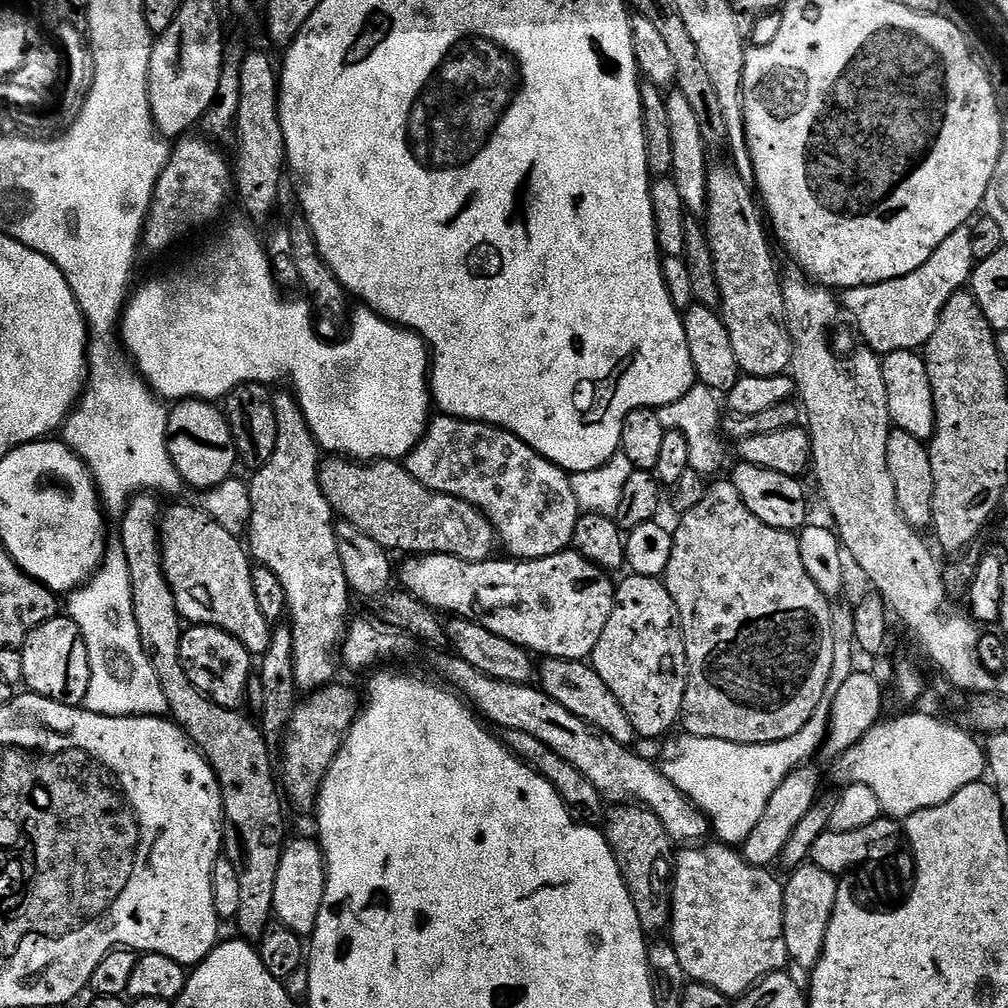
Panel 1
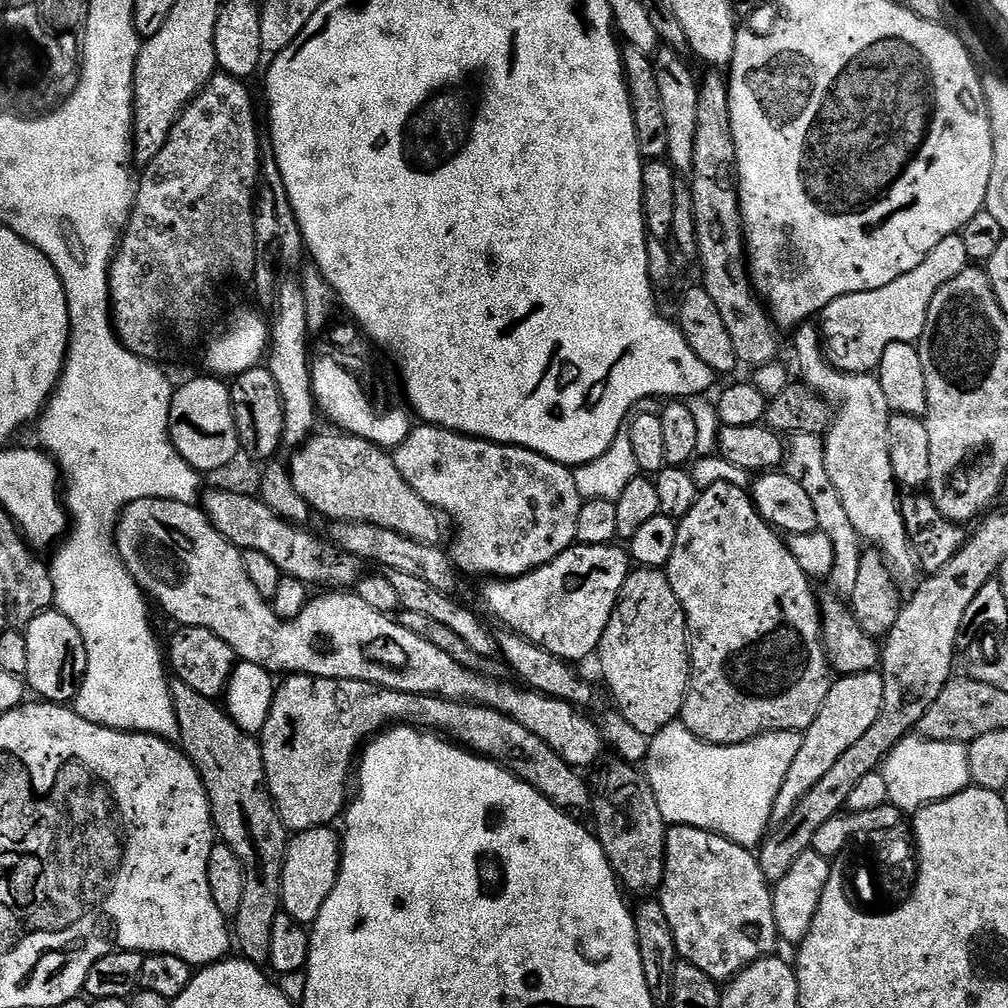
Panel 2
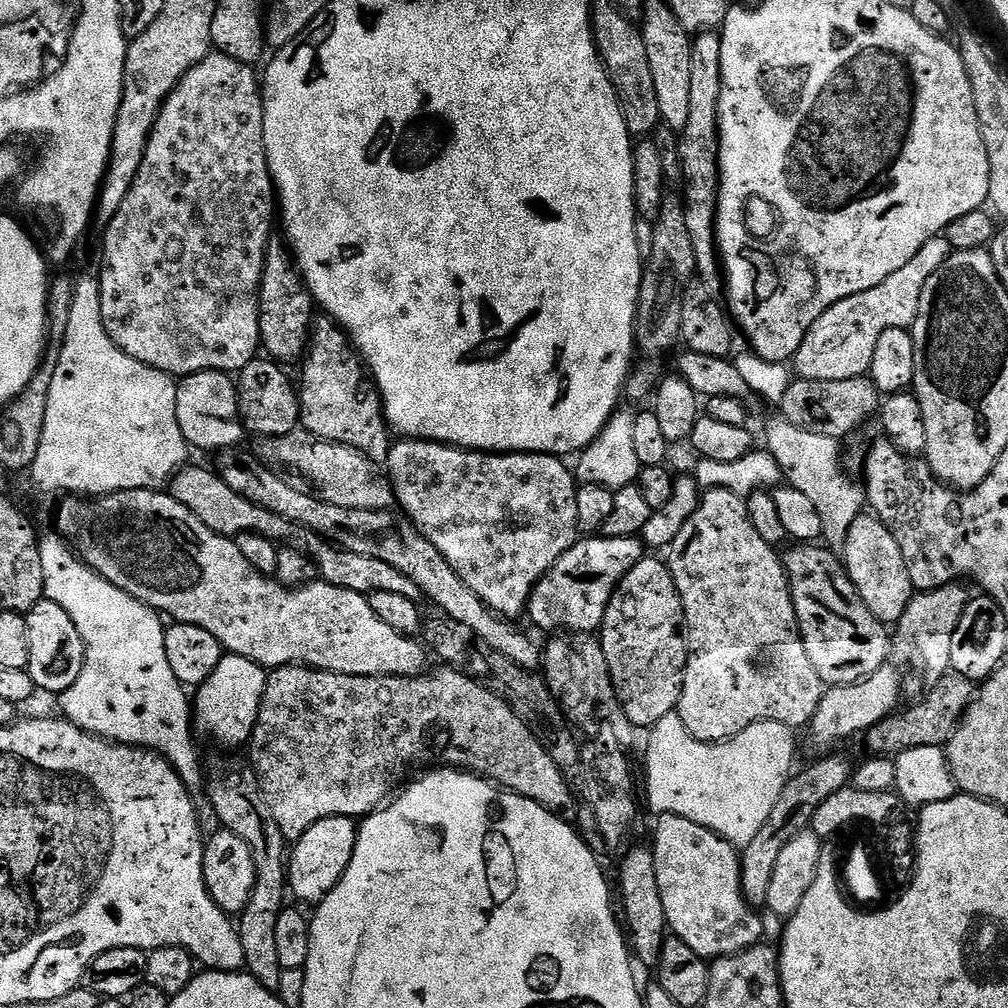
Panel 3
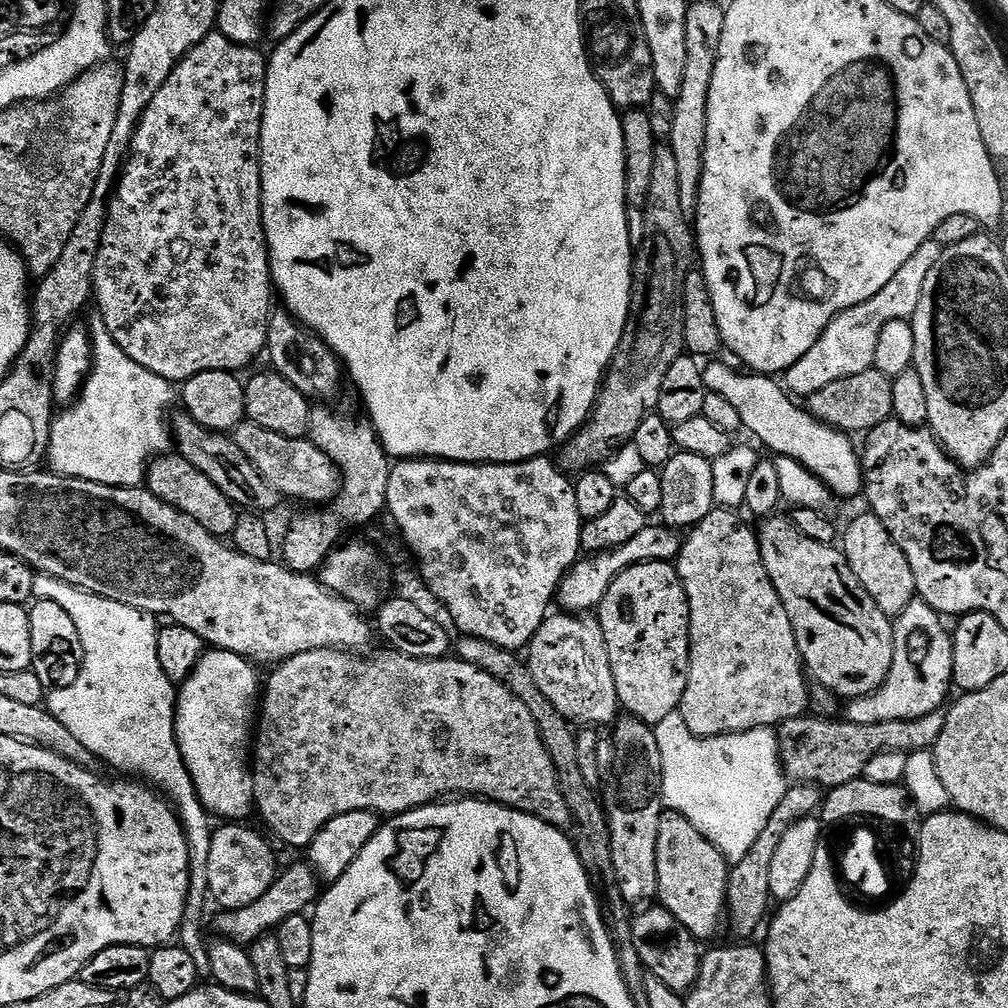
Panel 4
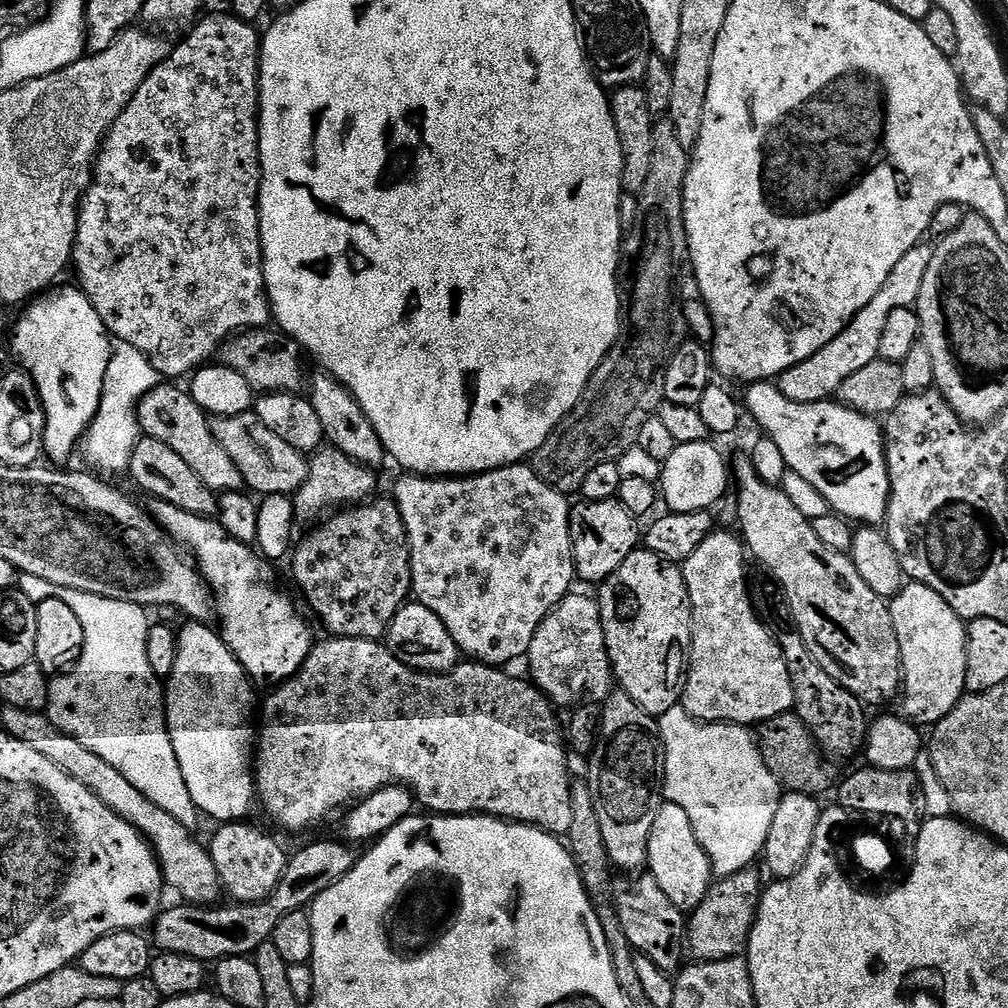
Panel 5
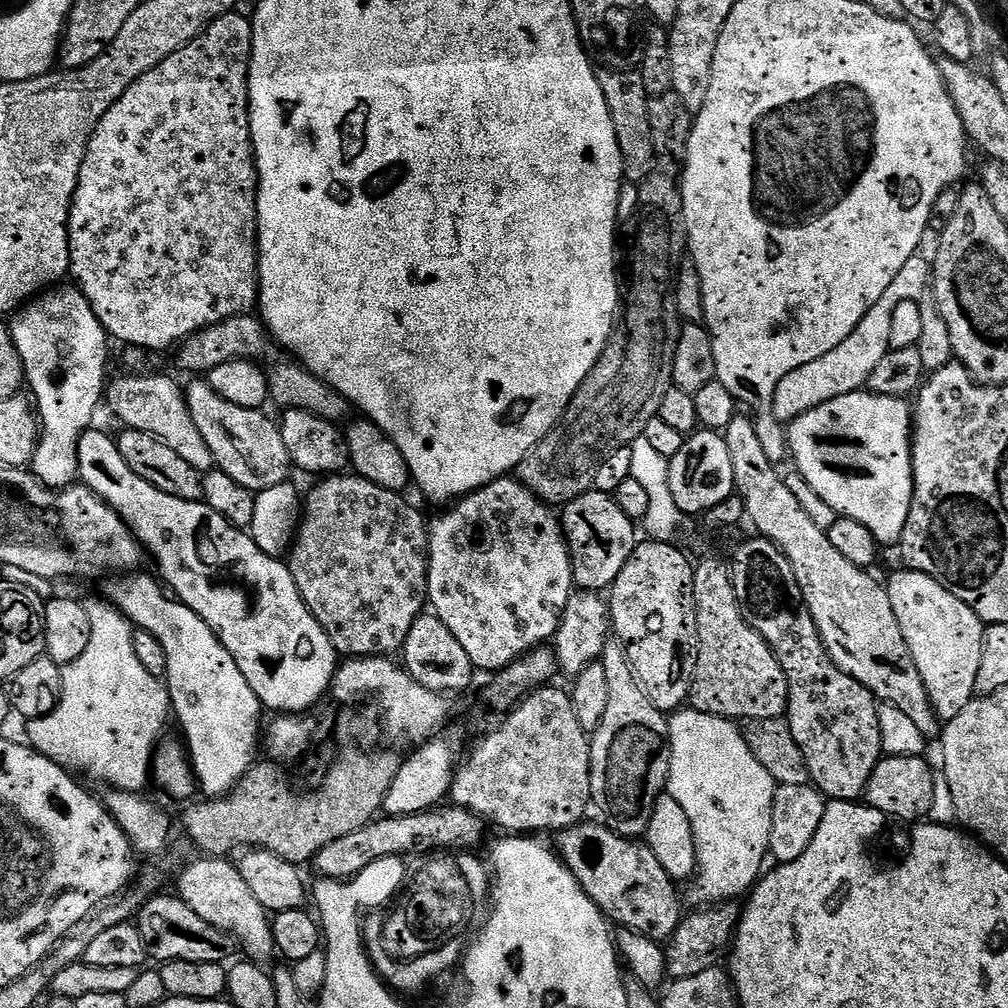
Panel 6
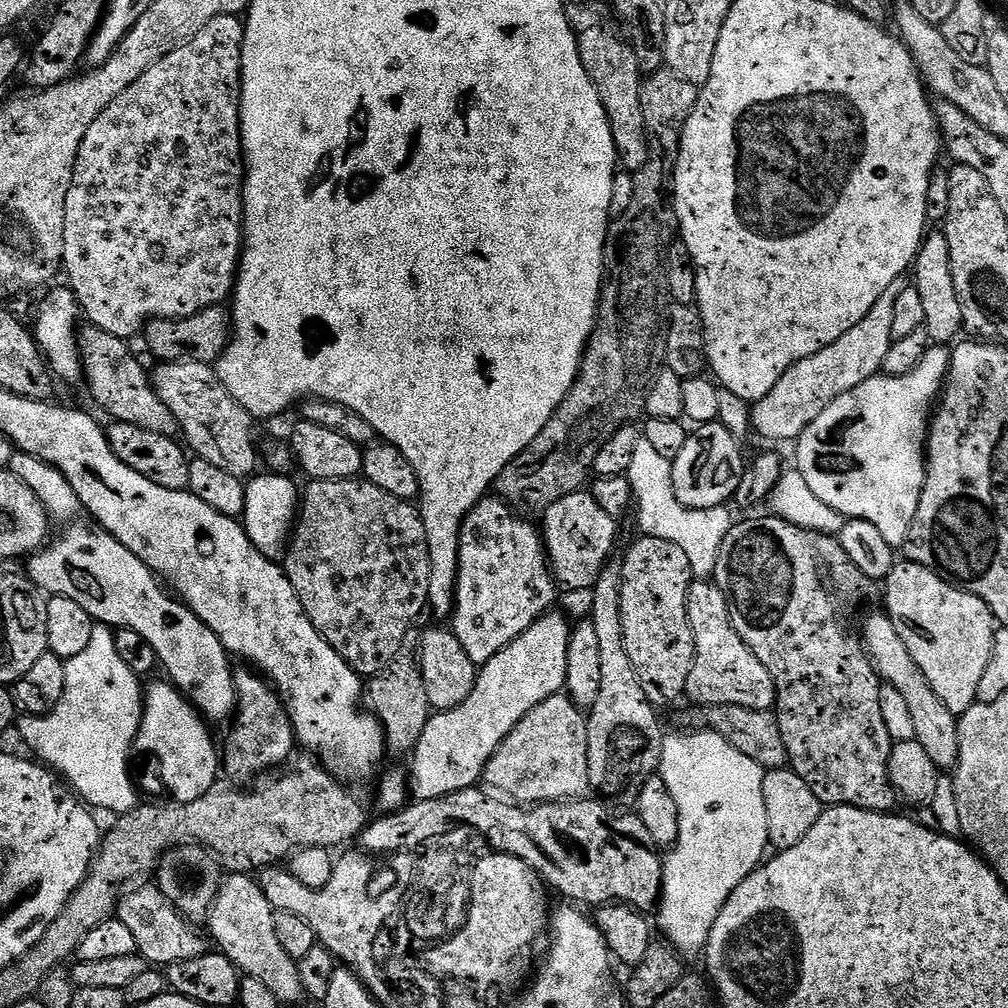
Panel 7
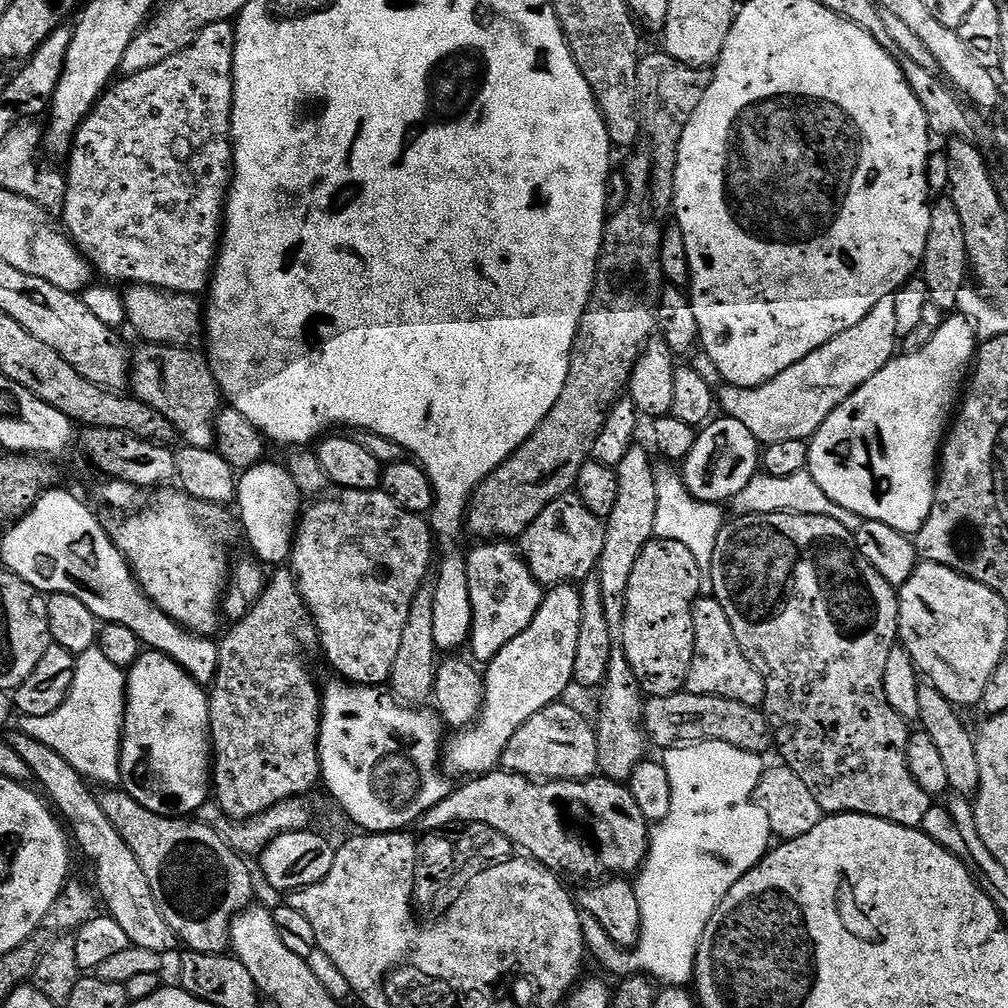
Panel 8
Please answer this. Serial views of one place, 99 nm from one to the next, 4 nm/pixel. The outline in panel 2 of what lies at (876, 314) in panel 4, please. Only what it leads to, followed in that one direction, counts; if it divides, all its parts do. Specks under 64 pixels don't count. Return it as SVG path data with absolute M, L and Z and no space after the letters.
M958 234L942 238L942 242L938 242L938 246L934 246L934 250L930 250L930 254L926 254L924 261L914 266L910 274L902 274L902 278L894 278L894 282L887 286L878 286L878 290L846 294L830 302L818 324L828 363L840 372L875 373L886 346L894 342L916 344L919 341L926 326L926 310L930 310L934 294L969 264L966 245Z

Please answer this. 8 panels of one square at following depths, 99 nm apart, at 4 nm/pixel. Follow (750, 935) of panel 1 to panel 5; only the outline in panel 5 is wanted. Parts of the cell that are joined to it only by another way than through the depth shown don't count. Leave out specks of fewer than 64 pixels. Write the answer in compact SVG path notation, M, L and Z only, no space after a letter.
M665 802L658 810L658 815L654 817L654 827L650 829L646 868L654 882L662 886L666 898L670 898L670 902L674 902L674 906L678 906L685 914L692 913L712 889L712 863L698 842L698 834L694 834L694 826L690 826L690 814L686 814L682 806Z

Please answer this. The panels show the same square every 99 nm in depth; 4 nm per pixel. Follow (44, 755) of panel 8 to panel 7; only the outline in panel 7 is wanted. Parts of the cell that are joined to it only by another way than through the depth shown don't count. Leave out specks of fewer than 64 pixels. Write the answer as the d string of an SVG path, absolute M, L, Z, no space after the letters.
M159 886L151 887L125 891L118 905L118 919L131 931L137 953L151 965L167 966L209 952L209 941L196 933L199 931L165 898Z

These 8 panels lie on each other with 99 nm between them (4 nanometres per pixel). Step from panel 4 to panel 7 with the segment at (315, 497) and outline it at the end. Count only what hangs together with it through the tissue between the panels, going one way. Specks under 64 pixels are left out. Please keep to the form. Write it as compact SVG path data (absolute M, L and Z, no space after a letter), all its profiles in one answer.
M189 359L160 362L155 366L156 372L154 368L150 376L152 385L158 398L166 402L170 414L174 414L180 424L179 435L183 443L197 457L228 474L251 477L257 471L256 463L259 465L262 460L258 440L256 444L257 421L232 397L230 390L222 386L215 367Z

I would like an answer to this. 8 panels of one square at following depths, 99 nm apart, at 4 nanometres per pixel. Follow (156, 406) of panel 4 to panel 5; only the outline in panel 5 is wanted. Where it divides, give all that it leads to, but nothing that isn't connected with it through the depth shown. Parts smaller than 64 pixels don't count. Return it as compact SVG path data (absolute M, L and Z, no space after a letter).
M119 342L113 347L110 366L104 379L102 402L82 441L82 452L84 448L84 456L93 464L93 469L101 468L96 469L101 473L127 473L130 454L134 454L134 446L142 438L140 423L136 421L136 407L139 406L140 399L150 390L157 388L160 383L160 372L154 370L154 366L148 361L148 356L142 354L142 350L130 346L130 342Z

